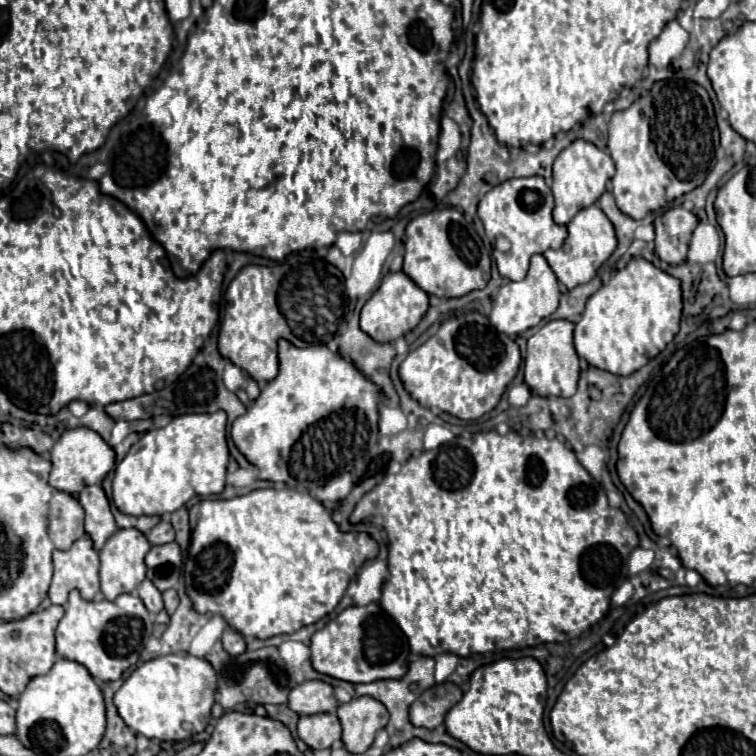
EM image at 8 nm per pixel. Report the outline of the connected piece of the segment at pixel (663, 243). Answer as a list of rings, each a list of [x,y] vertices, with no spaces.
[[[671,207],[655,219],[655,253],[669,265],[679,265],[687,259],[689,239],[697,227],[693,211],[683,207]]]

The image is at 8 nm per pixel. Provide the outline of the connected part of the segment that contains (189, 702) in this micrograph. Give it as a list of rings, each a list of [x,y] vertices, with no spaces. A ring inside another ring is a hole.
[[[189,653],[165,655],[137,667],[115,693],[115,705],[123,721],[147,739],[181,741],[207,727],[215,703],[215,687],[217,677],[207,659],[197,659]]]

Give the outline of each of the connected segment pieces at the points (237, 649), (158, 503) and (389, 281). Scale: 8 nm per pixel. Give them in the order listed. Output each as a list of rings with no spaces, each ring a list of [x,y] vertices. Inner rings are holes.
[[[227,627],[223,633],[223,647],[229,655],[241,655],[245,651],[245,639],[241,633],[237,633],[233,627]]]
[[[215,411],[209,415],[177,415],[165,427],[151,429],[129,449],[125,459],[117,465],[113,477],[113,503],[127,515],[165,515],[183,507],[195,495],[219,495],[225,487],[229,463],[227,449],[227,415]]]
[[[387,273],[379,285],[379,289],[369,297],[369,301],[361,309],[361,329],[371,335],[379,343],[393,343],[423,319],[429,307],[429,295],[421,291],[405,273]]]

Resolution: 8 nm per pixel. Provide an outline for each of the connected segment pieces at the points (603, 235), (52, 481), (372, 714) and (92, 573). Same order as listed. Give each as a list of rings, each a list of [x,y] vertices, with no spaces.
[[[589,205],[589,207],[581,209],[569,221],[567,229],[569,229],[569,235],[567,235],[563,247],[557,249],[557,251],[545,251],[543,255],[545,255],[547,263],[549,263],[549,267],[553,269],[553,273],[557,275],[557,279],[567,289],[573,289],[577,285],[583,285],[583,283],[591,281],[597,275],[597,269],[615,251],[617,237],[615,237],[615,231],[613,231],[613,223],[609,223],[609,217],[597,205]]]
[[[75,427],[67,429],[57,439],[51,449],[51,463],[53,471],[49,477],[49,485],[59,491],[77,495],[83,487],[101,483],[105,479],[105,475],[115,467],[115,451],[101,439],[101,435],[97,435],[97,431],[89,431],[87,427]]]
[[[355,697],[349,703],[337,707],[337,715],[343,727],[343,741],[347,751],[363,753],[373,745],[375,733],[389,721],[385,705],[373,697]]]
[[[83,535],[67,551],[53,551],[53,579],[49,599],[55,605],[65,605],[71,589],[79,589],[83,599],[99,595],[99,553],[89,535]]]

